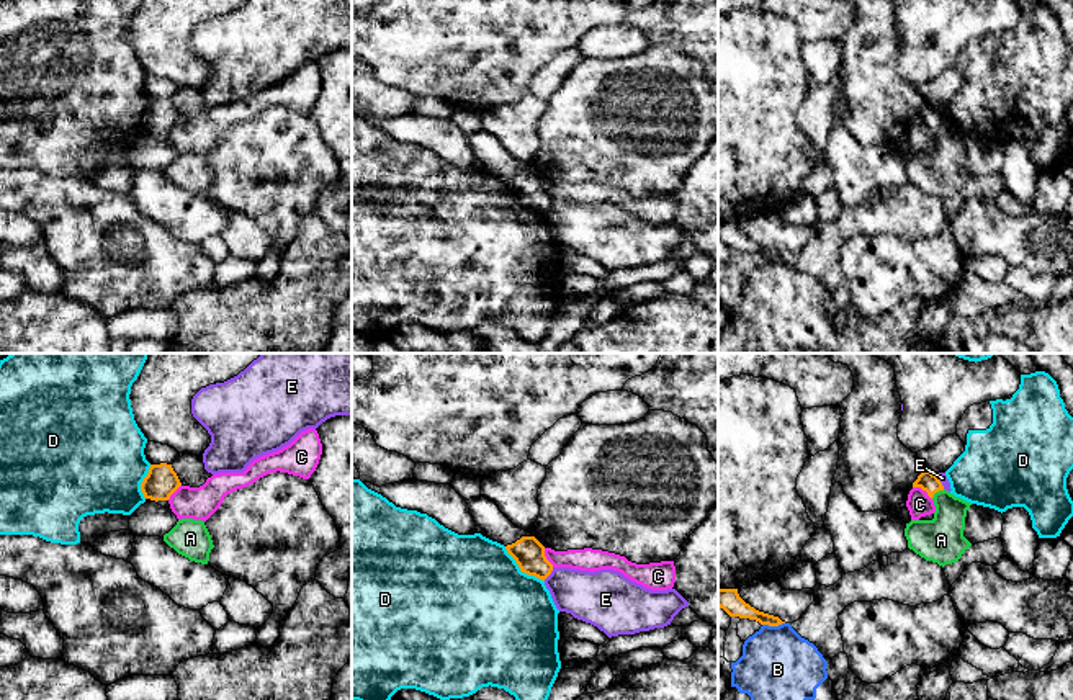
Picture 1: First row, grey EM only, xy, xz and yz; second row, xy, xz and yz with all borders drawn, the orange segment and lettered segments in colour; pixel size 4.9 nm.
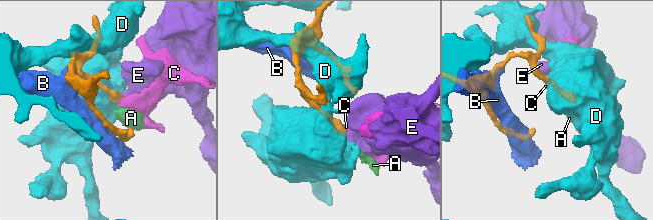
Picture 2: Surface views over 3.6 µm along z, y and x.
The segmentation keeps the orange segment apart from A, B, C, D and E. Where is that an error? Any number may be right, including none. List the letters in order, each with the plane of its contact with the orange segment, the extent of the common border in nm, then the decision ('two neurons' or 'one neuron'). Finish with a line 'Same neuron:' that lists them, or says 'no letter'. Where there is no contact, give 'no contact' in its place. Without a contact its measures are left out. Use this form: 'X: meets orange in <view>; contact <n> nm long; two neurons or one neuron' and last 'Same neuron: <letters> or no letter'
A: meets orange in yz; contact 80 nm long; one neuron
B: meets orange in yz; contact 110 nm long; two neurons
C: meets orange in yz; contact 120 nm long; two neurons
D: meets orange in xz; contact 260 nm long; two neurons
E: meets orange in xz; contact 80 nm long; two neurons
Same neuron: A

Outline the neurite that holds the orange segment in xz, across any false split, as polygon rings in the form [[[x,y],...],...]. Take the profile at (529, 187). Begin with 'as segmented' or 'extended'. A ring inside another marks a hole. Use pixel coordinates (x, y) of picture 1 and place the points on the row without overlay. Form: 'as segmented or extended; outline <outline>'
as segmented; outline [[[522,170],[505,180],[507,186],[515,193],[520,204],[545,214],[553,198],[545,190],[545,180],[535,170]]]

